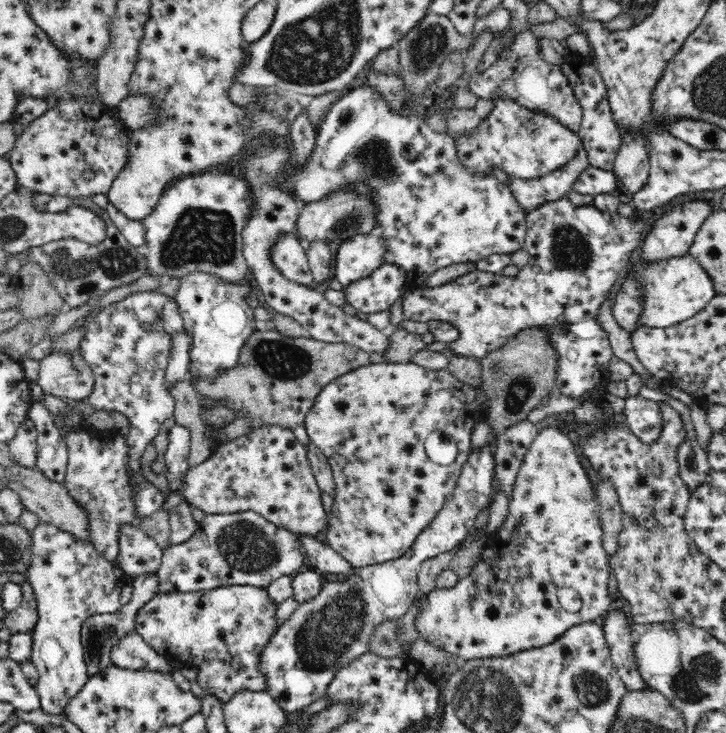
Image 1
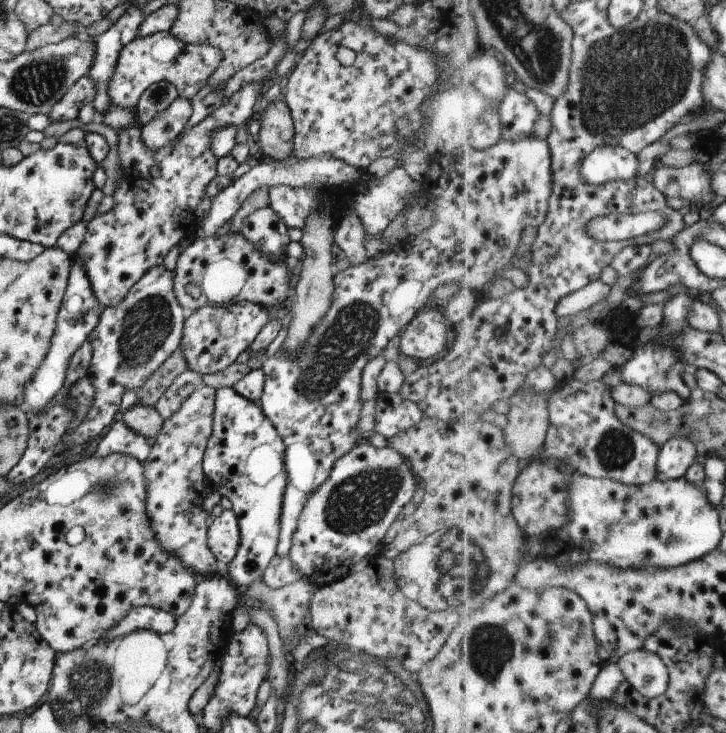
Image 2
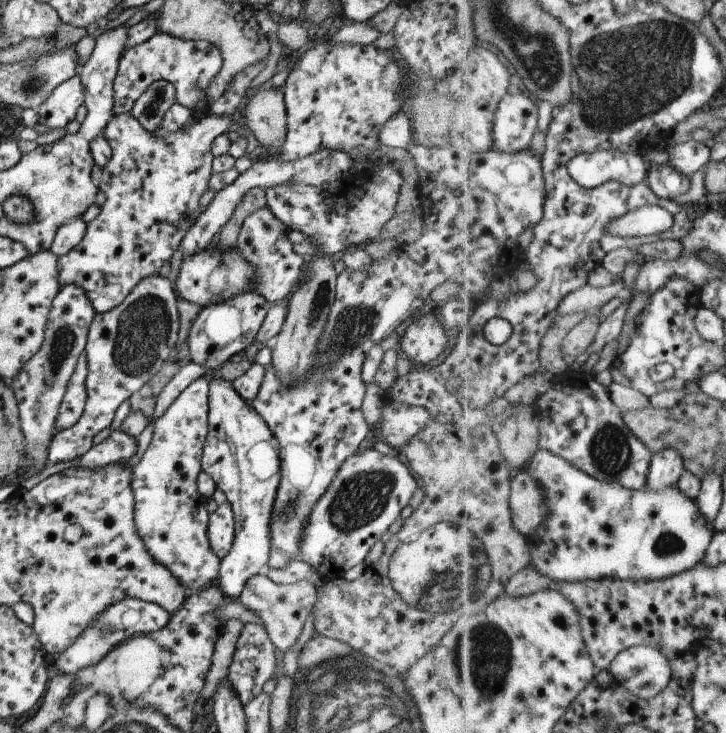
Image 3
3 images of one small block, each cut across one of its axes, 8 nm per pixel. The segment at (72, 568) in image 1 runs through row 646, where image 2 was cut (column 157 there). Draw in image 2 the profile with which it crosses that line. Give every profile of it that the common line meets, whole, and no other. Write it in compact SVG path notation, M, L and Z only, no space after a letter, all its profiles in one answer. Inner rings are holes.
M170 31L135 37L119 51L113 74L106 86L107 96L110 102L118 107L134 109L147 86L163 81L175 86L179 97L190 100L207 82L207 78L217 68L220 60L220 50L209 45L185 44Z

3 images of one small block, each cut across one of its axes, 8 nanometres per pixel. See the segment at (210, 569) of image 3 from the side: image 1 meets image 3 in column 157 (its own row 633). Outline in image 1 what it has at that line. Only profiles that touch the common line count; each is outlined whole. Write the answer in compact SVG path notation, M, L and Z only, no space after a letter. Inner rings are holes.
M546 427L542 429L534 442L528 447L526 451L520 472L518 472L514 482L514 496L509 501L510 514L508 520L504 523L501 531L488 538L486 550L480 558L480 562L476 564L476 568L466 576L466 578L459 578L458 584L450 589L436 589L433 588L428 594L418 594L415 598L417 602L417 613L414 617L414 626L418 636L424 642L431 644L438 650L443 650L449 655L452 655L457 661L470 662L470 660L486 660L486 658L502 658L502 656L512 656L516 652L532 650L532 648L542 648L548 646L552 642L556 642L564 632L569 628L578 626L578 624L586 623L601 623L604 621L606 614L610 612L610 607L615 600L615 597L610 594L610 571L608 568L608 556L602 546L602 531L600 526L600 510L598 506L598 499L594 496L592 491L592 482L586 477L586 472L582 469L578 458L576 457L576 450L572 446L572 442L568 439L566 433L561 431L560 427ZM560 588L572 588L582 601L581 609L578 612L566 611L556 597L556 591Z

